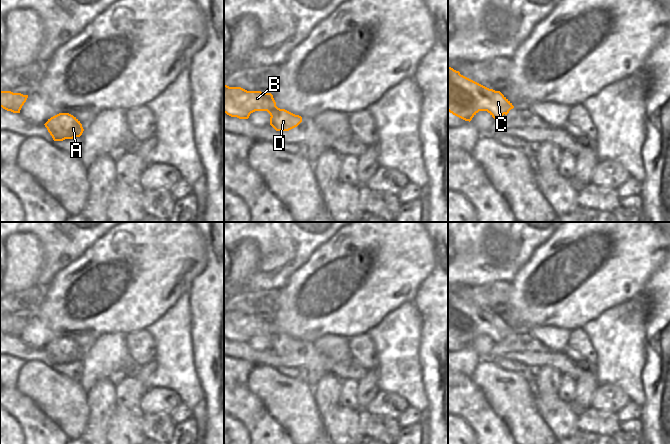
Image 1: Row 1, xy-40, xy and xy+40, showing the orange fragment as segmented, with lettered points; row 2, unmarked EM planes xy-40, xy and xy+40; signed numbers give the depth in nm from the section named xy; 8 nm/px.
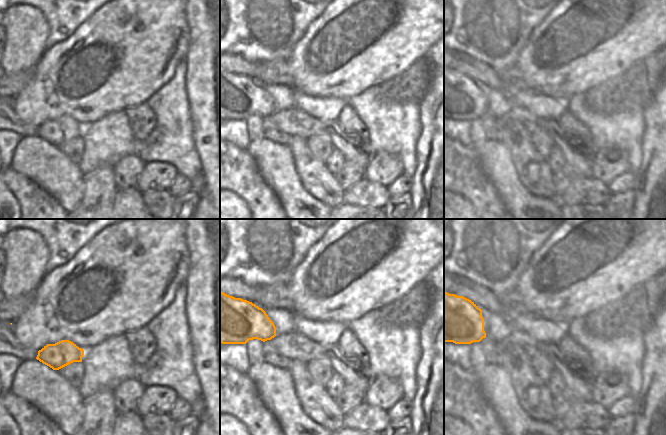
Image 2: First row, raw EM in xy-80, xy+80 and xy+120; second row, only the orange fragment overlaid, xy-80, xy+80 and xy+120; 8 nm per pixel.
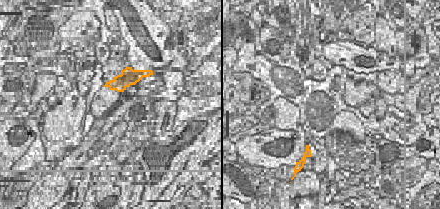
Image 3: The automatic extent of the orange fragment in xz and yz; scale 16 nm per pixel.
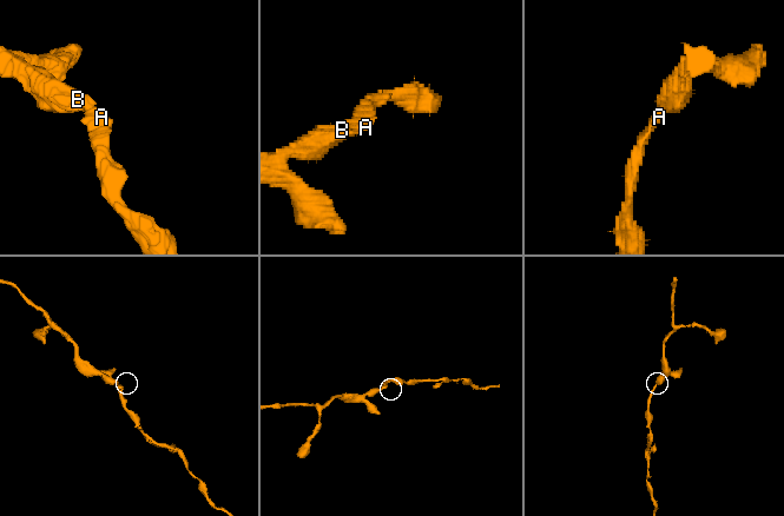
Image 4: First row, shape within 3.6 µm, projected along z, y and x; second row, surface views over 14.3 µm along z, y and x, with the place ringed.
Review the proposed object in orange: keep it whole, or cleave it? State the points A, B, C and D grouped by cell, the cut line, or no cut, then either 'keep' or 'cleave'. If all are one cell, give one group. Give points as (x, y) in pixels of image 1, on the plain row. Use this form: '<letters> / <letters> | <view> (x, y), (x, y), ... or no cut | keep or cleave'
A B C D | no cut | keep

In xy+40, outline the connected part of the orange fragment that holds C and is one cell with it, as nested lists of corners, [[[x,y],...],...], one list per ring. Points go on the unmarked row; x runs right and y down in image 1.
[[[448,291],[448,335],[453,339],[470,346],[479,335],[487,335],[499,343],[513,332],[500,315],[489,313]]]

